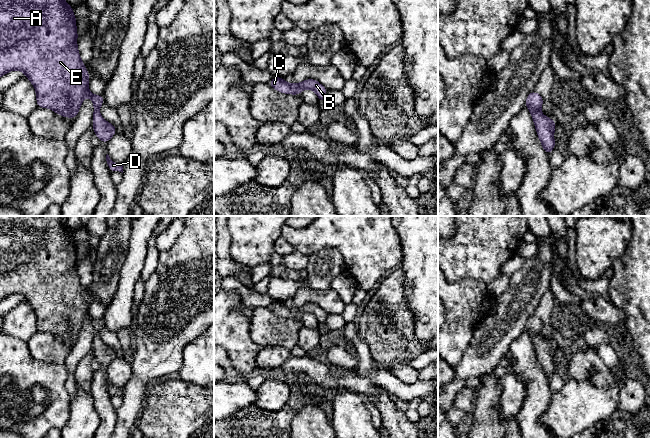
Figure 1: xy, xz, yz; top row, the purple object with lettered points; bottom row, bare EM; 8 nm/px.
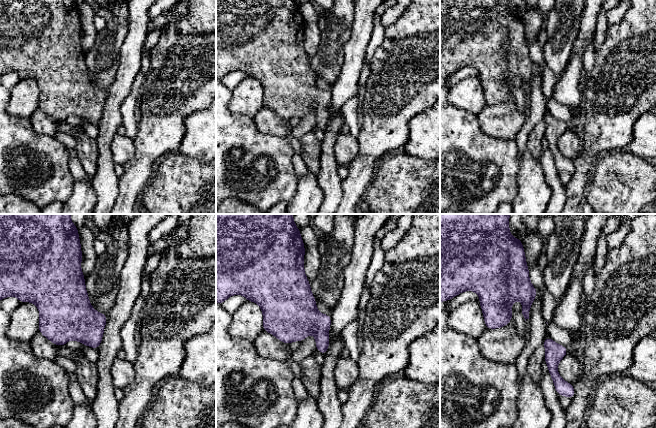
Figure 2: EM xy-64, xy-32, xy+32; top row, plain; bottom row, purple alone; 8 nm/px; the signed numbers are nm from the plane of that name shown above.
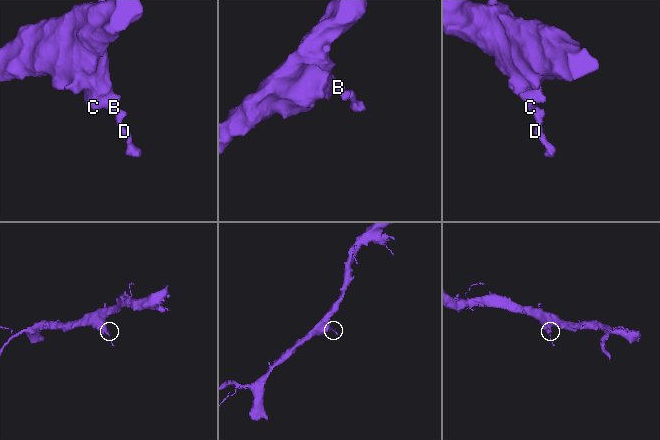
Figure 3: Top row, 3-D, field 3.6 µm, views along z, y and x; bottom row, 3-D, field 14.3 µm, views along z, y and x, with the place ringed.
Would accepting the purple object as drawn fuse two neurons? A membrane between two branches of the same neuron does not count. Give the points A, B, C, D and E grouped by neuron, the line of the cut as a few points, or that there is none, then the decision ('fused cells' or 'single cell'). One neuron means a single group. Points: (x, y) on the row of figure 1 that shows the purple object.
A B C D E; no cut; single cell

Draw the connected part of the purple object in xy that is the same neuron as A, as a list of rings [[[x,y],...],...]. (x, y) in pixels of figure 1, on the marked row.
[[[0,0],[0,77],[13,70],[21,70],[25,77],[27,77],[36,90],[37,107],[50,108],[58,115],[63,117],[69,117],[75,119],[78,115],[79,108],[86,96],[89,96],[93,101],[93,123],[94,133],[97,135],[99,141],[103,141],[105,144],[110,138],[117,133],[116,126],[108,123],[101,117],[100,106],[105,102],[103,95],[95,95],[88,89],[90,76],[86,70],[85,64],[81,61],[77,47],[77,29],[76,29],[76,17],[73,13],[73,8],[64,0]]]

